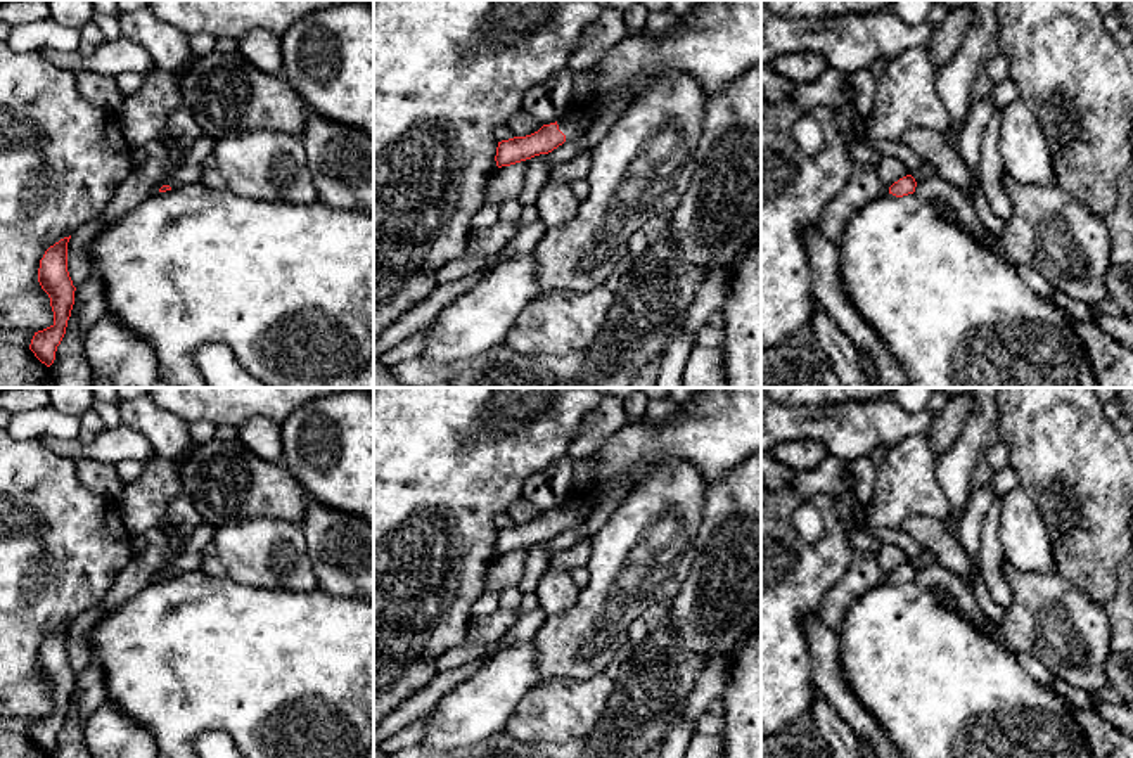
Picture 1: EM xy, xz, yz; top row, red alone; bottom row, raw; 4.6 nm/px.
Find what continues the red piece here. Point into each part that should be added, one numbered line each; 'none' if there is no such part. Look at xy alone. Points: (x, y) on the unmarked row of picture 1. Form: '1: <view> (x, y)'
1: xy (189, 559)

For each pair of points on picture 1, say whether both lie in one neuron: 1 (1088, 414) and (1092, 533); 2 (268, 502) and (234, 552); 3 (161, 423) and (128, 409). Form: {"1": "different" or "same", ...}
{"1": "same", "2": "different", "3": "same"}

